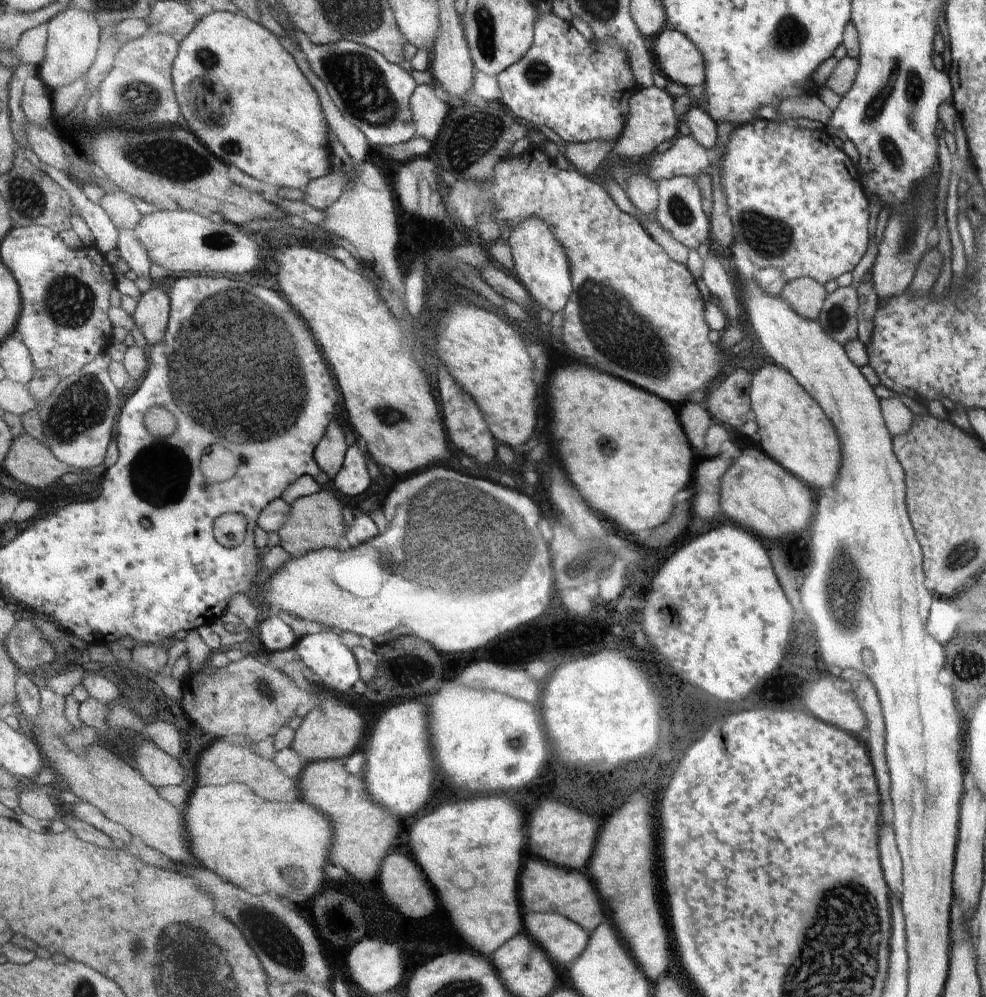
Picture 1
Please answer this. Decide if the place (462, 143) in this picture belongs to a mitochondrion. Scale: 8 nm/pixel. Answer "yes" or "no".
yes

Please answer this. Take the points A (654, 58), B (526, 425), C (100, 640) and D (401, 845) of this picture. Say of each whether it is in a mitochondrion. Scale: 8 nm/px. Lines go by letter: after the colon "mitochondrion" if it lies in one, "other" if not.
A: other
B: other
C: other
D: other

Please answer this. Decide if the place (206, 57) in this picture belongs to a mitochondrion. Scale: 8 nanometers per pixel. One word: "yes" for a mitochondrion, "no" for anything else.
yes

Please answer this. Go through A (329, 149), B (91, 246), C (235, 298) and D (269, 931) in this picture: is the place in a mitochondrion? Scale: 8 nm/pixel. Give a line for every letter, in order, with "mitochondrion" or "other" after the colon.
A: other
B: other
C: other
D: mitochondrion

